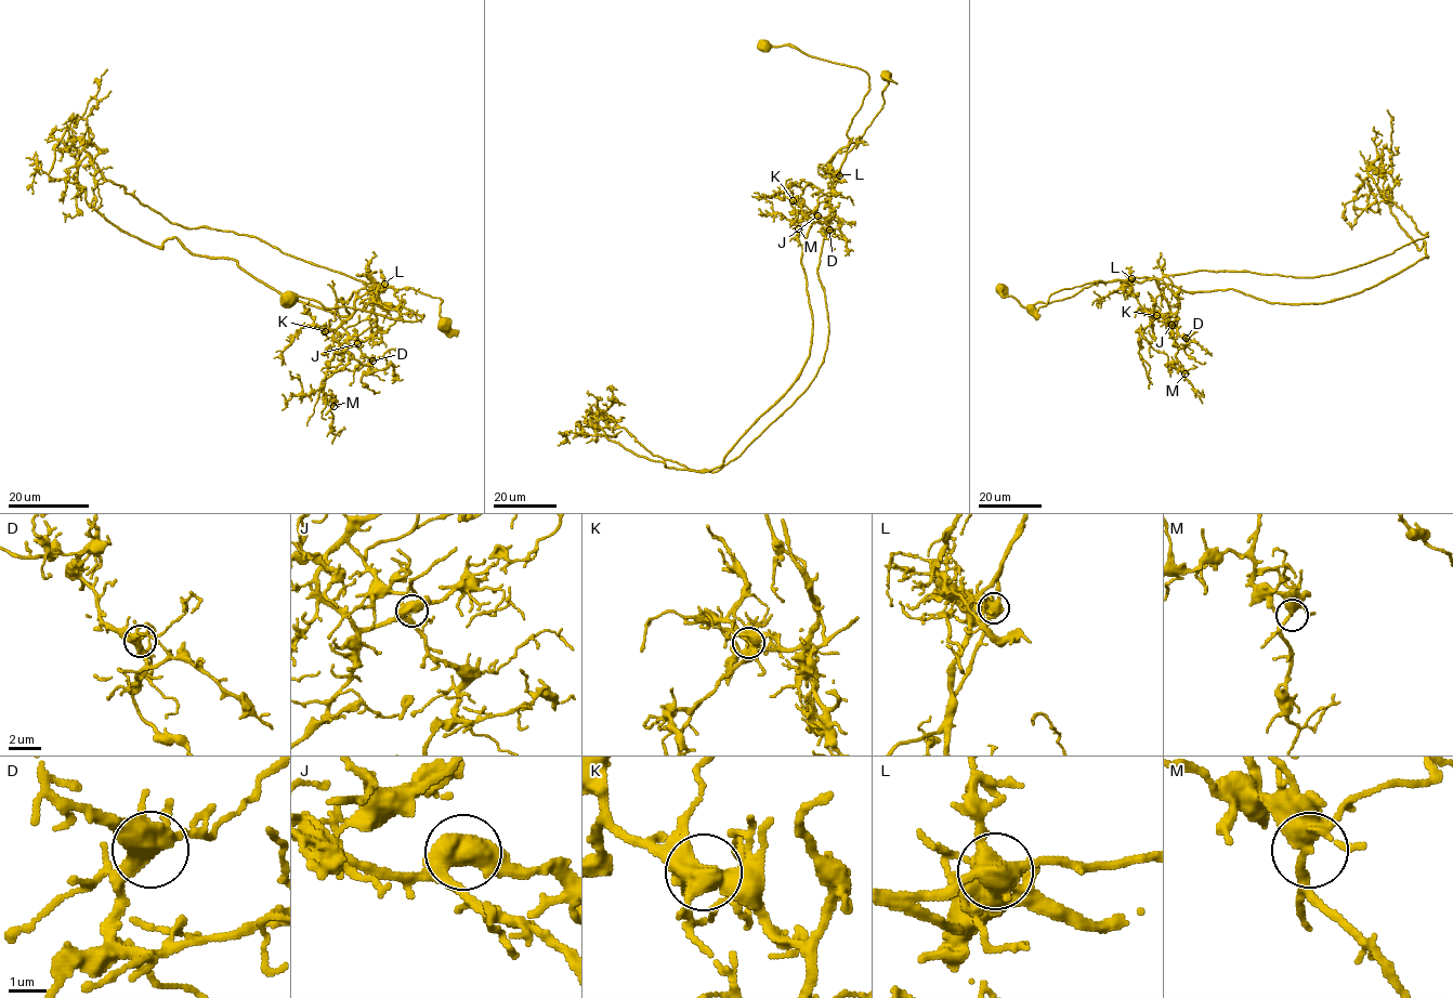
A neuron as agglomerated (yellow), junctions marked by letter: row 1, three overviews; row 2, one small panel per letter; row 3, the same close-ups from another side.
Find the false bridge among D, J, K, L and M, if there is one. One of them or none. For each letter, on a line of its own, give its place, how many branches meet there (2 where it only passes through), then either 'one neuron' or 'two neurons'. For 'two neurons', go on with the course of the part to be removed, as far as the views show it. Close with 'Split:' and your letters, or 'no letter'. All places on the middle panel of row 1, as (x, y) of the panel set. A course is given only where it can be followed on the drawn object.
D: at (829, 230); 4 branches meet; one neuron
J: at (817, 215); 4 branches meet; one neuron
K: at (793, 200); 4 branches meet; one neuron
L: at (839, 175); 4 branches meet; two neurons; foreign part runs (839, 175), (817, 270), (827, 350), (796, 401), (716, 472), (654, 456), (603, 411), (589, 420), (599, 424)
M: at (798, 228); 4 branches meet; one neuron
Split: L

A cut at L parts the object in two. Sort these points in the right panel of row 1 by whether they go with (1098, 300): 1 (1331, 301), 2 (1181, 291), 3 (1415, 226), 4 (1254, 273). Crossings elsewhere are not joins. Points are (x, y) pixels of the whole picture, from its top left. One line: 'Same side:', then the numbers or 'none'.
Same side: 3, 4

